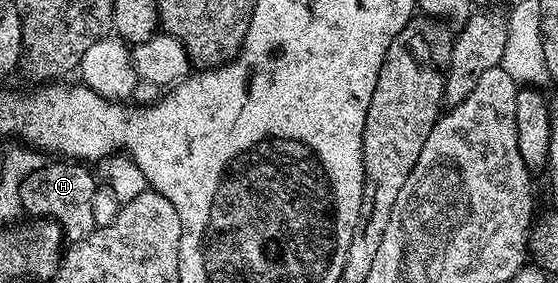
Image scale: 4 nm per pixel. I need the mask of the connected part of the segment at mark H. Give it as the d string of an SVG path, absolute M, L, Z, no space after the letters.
M49 160L43 168L27 175L21 185L22 211L37 220L57 222L70 243L85 238L95 228L94 205L91 203L99 182L85 166L88 165L77 160Z

